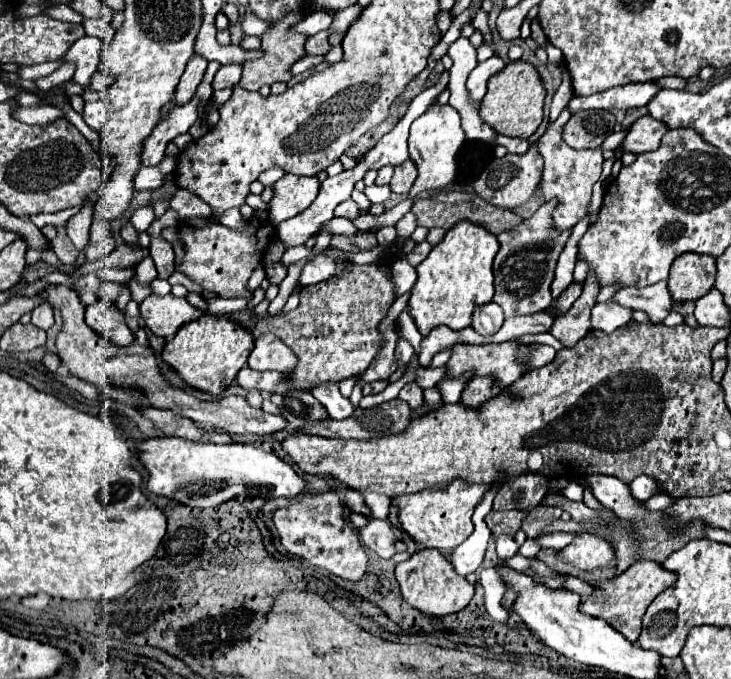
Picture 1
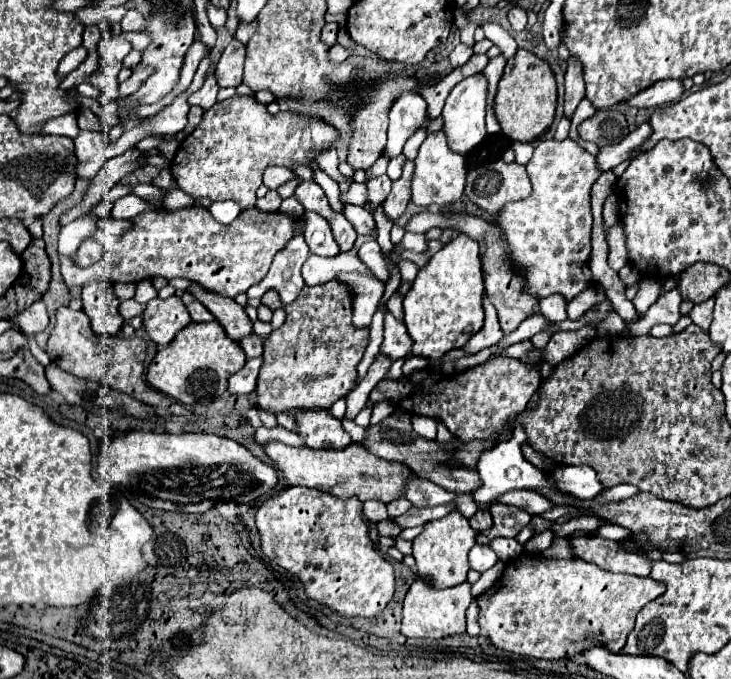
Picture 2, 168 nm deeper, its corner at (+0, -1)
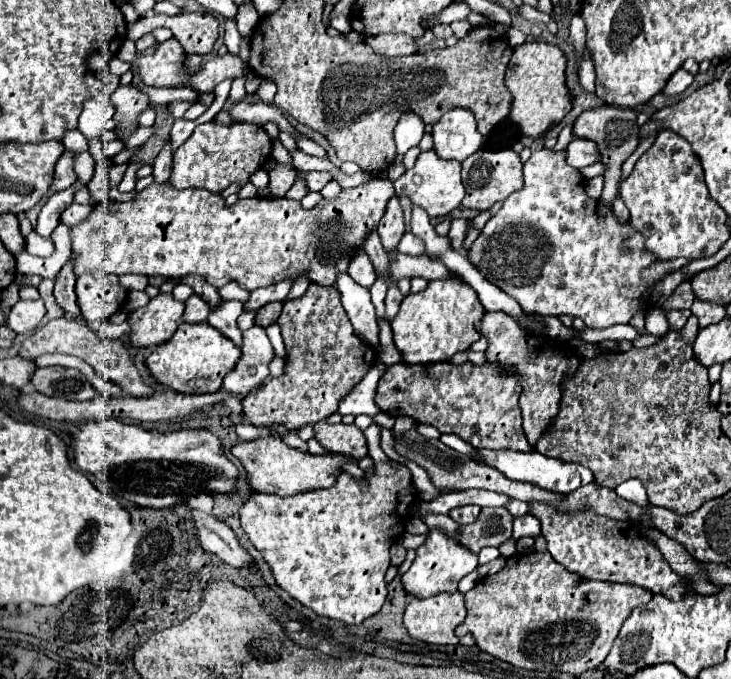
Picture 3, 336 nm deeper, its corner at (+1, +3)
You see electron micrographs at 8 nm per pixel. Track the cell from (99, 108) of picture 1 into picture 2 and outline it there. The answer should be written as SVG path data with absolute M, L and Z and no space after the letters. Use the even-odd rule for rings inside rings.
M81 131L79 137L75 139L75 157L77 157L77 167L75 175L77 179L93 179L99 173L99 167L107 161L105 155L105 133L99 131Z

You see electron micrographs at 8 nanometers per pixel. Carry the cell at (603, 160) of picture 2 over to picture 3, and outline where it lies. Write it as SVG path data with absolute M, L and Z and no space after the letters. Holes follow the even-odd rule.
M572 139L572 143L566 147L566 161L576 169L594 165L596 161L600 161L596 143L590 139Z

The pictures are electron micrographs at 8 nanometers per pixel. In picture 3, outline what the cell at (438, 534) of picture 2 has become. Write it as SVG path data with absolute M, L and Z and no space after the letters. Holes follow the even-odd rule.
M430 529L426 541L416 549L412 567L402 575L402 585L414 597L432 597L442 591L456 591L458 581L478 567L478 557L460 543L458 537L446 535L442 529Z

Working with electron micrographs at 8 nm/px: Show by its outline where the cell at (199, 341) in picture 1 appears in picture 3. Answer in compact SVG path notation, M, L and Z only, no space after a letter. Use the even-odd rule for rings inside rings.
M180 323L174 337L166 343L158 345L148 357L146 367L150 369L152 377L182 393L190 395L202 395L202 393L214 393L222 387L222 379L226 373L234 369L234 363L238 363L242 351L230 339L226 339L222 333L218 333L216 327L210 327L210 323Z

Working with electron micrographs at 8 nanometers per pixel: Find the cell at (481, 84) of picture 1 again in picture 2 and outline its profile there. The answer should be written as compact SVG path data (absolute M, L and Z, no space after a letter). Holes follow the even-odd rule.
M483 73L463 79L447 97L441 117L443 117L443 133L447 137L451 151L455 151L459 155L467 155L467 153L471 153L473 147L477 147L485 139L485 135L487 135L487 131L485 131L485 99L487 99L487 79Z

